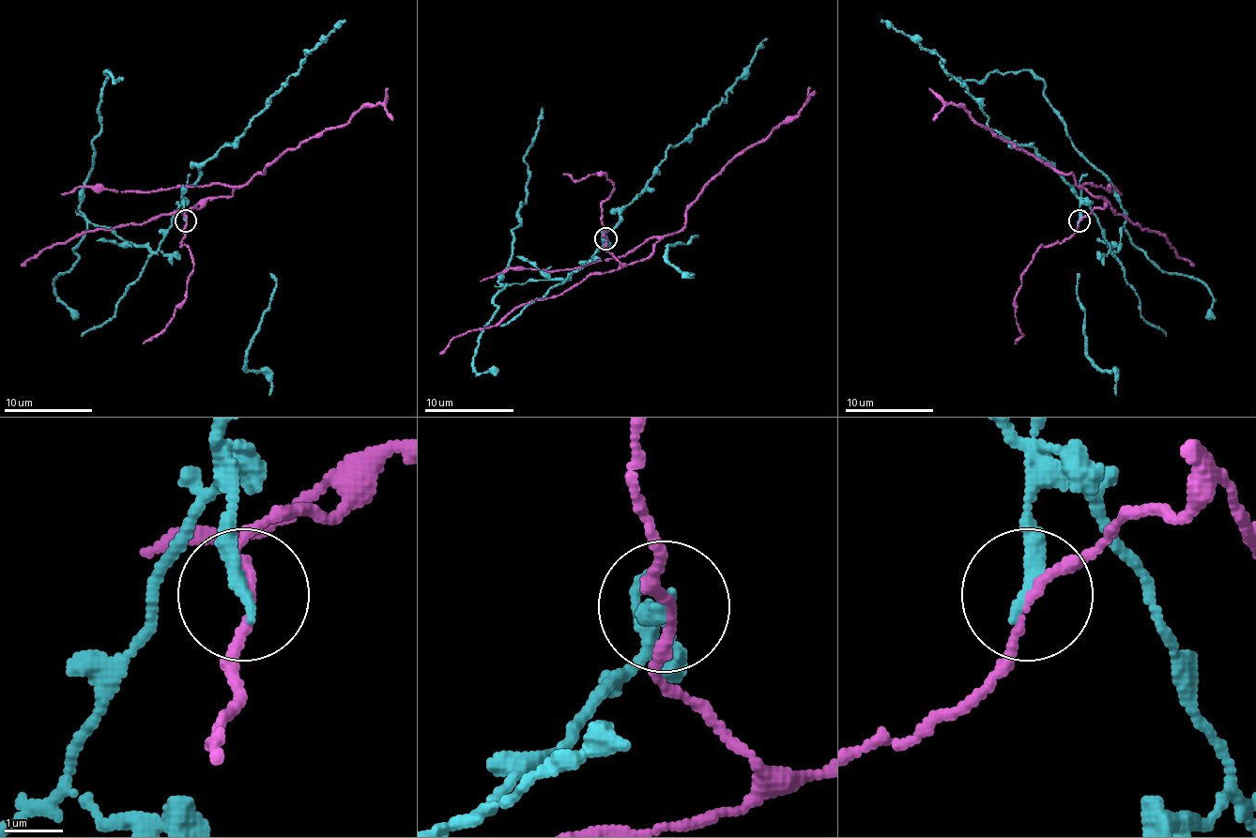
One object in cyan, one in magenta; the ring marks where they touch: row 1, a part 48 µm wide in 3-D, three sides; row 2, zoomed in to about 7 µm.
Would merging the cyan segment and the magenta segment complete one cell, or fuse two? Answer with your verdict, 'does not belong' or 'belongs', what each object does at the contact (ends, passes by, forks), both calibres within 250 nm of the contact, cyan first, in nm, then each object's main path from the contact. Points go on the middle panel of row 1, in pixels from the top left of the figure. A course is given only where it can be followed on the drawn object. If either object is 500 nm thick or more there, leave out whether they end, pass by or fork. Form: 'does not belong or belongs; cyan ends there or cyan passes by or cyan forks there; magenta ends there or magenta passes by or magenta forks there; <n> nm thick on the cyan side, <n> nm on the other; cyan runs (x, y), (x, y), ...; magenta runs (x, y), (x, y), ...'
does not belong; cyan ends there; magenta passes by; 280 nm thick on the cyan side, 140 nm on the other; cyan runs (605, 239), (565, 280), (499, 283), (513, 250), (511, 232), (520, 223), (527, 149), (543, 107); magenta runs (607, 239), (605, 248), (620, 264), (643, 261), (679, 230), (688, 205), (724, 167), (791, 120), (809, 86)

